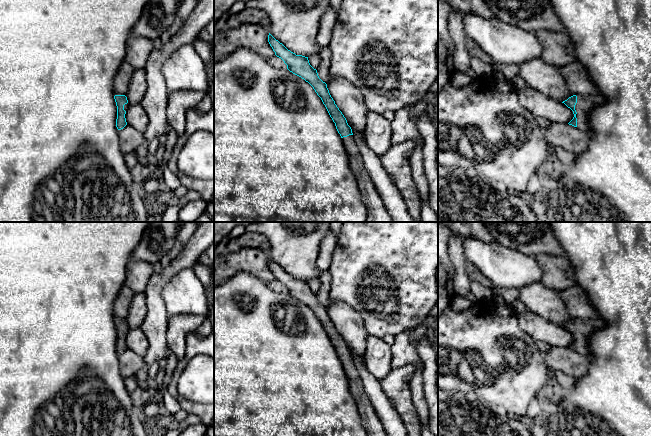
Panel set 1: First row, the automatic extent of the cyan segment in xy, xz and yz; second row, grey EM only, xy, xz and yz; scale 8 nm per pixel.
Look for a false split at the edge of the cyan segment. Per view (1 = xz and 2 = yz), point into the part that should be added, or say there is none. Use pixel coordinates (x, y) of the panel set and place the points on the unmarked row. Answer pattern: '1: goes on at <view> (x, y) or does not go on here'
1: goes on at xz (371, 422)
2: goes on at yz (585, 328)

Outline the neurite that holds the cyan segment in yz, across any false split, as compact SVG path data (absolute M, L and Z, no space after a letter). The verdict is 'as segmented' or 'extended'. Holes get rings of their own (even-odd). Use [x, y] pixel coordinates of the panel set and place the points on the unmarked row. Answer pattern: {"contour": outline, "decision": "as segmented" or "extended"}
{"contour": "M573 319L563 325L568 332L573 335L574 341L568 347L582 355L587 355L589 352L589 337L597 329L604 327L604 322L600 320L583 320Z", "decision": "extended"}

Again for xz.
{"contour": "M270 257L268 266L275 279L287 289L287 293L308 306L321 322L342 362L350 392L356 401L362 426L366 430L367 436L387 436L382 422L364 390L352 353L331 321L327 308L319 302L317 294L310 289L308 281L291 276Z", "decision": "extended"}

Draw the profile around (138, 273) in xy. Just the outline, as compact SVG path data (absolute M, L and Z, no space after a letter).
M130 260L127 264L124 286L128 286L134 293L144 293L155 269L156 267L150 263Z

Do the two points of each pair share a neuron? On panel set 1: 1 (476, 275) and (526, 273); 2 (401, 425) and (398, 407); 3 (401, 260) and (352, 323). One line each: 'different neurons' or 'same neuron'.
1: different neurons
2: same neuron
3: different neurons

